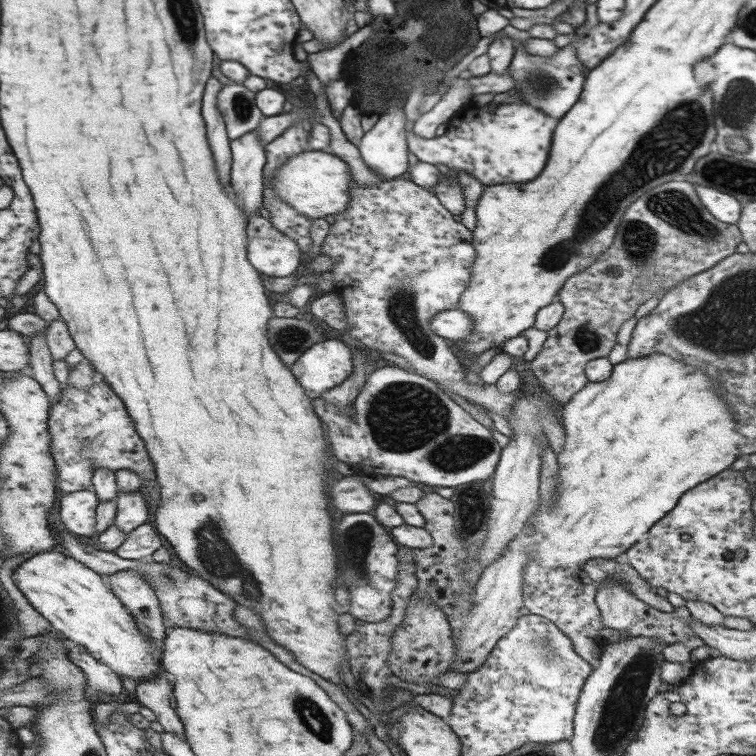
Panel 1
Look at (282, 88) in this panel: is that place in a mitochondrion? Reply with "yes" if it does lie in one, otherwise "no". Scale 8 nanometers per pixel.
no

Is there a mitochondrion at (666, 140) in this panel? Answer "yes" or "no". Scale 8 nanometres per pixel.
yes

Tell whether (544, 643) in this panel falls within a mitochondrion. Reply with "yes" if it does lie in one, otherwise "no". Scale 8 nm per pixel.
yes

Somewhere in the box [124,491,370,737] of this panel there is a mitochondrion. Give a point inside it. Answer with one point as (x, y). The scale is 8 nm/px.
(217, 569)

